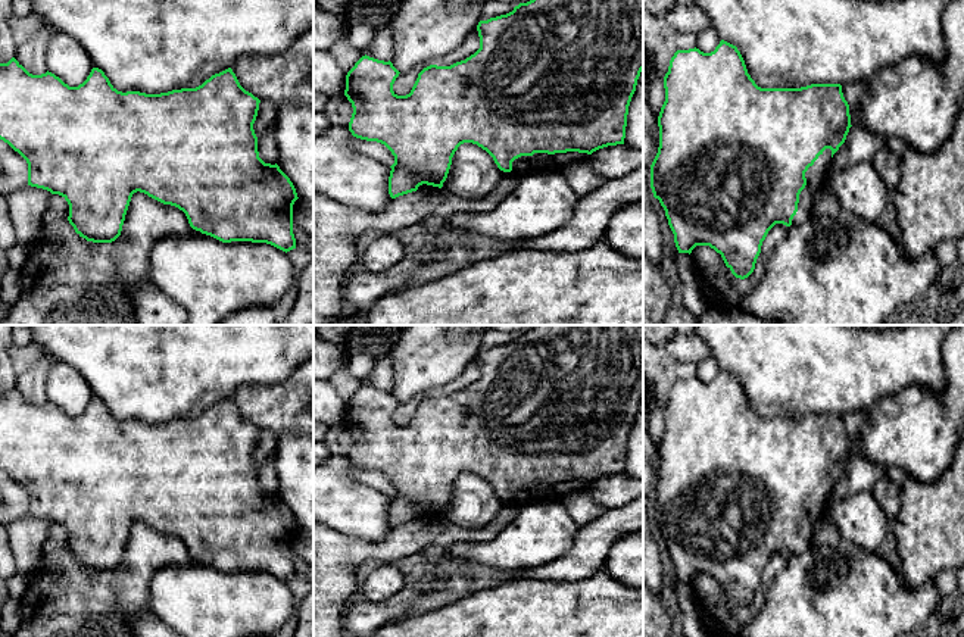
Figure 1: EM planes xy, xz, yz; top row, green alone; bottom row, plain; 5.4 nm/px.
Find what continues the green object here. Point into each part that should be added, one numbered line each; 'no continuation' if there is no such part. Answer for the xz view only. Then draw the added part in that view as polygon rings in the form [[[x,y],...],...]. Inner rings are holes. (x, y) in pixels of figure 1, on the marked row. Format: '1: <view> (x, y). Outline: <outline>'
1: xz (524, 165). Outline: [[[578,152],[567,153],[534,153],[533,156],[521,156],[512,162],[512,171],[527,175],[534,171],[561,171],[571,162],[589,160],[590,154]]]

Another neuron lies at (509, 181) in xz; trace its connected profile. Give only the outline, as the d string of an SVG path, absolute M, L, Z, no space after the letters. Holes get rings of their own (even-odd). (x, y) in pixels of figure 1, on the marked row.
M505 172L495 190L480 200L467 200L443 188L437 191L417 190L393 199L378 213L344 206L313 191L313 325L331 325L341 316L341 284L347 272L359 265L356 240L361 234L368 229L396 234L424 221L430 215L449 218L456 212L490 212L518 187L522 177L518 172Z

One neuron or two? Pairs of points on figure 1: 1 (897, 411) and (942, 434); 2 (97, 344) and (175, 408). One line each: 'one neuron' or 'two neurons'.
1: one neuron
2: one neuron

